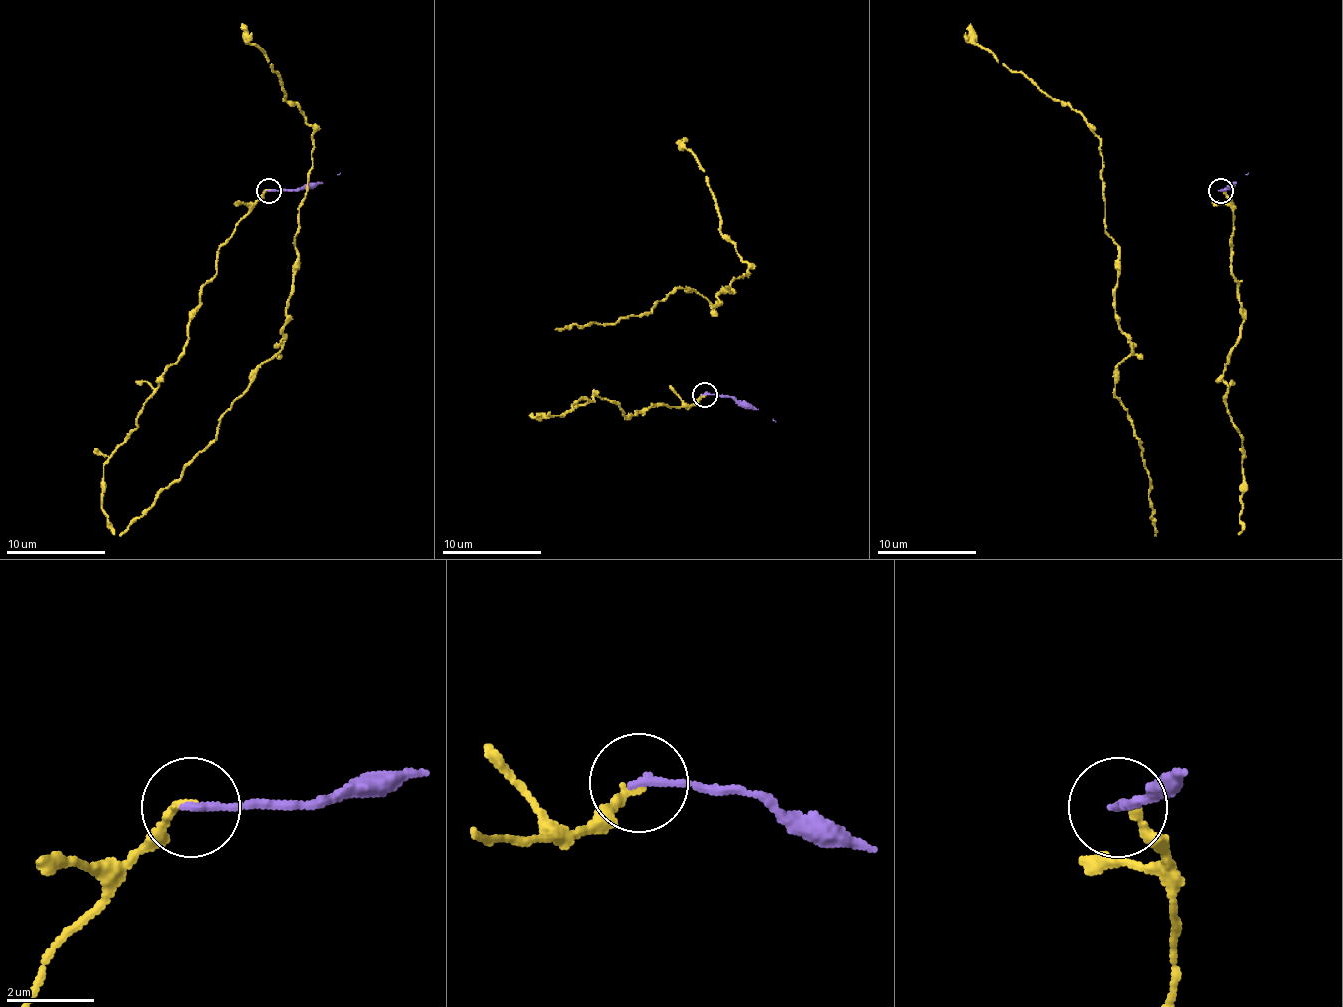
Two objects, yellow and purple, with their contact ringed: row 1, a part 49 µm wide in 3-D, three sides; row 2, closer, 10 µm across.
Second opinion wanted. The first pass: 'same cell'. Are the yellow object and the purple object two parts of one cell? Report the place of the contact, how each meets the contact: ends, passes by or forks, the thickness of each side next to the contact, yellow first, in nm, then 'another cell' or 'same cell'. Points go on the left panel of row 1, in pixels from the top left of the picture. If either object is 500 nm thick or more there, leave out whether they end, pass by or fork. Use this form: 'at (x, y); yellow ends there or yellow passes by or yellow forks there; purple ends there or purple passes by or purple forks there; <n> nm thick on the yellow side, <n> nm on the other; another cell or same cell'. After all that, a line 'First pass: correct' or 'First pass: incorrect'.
at (269, 190); yellow ends there; purple ends there; 190 nm thick on the yellow side, 180 nm on the other; same cell
First pass: correct

